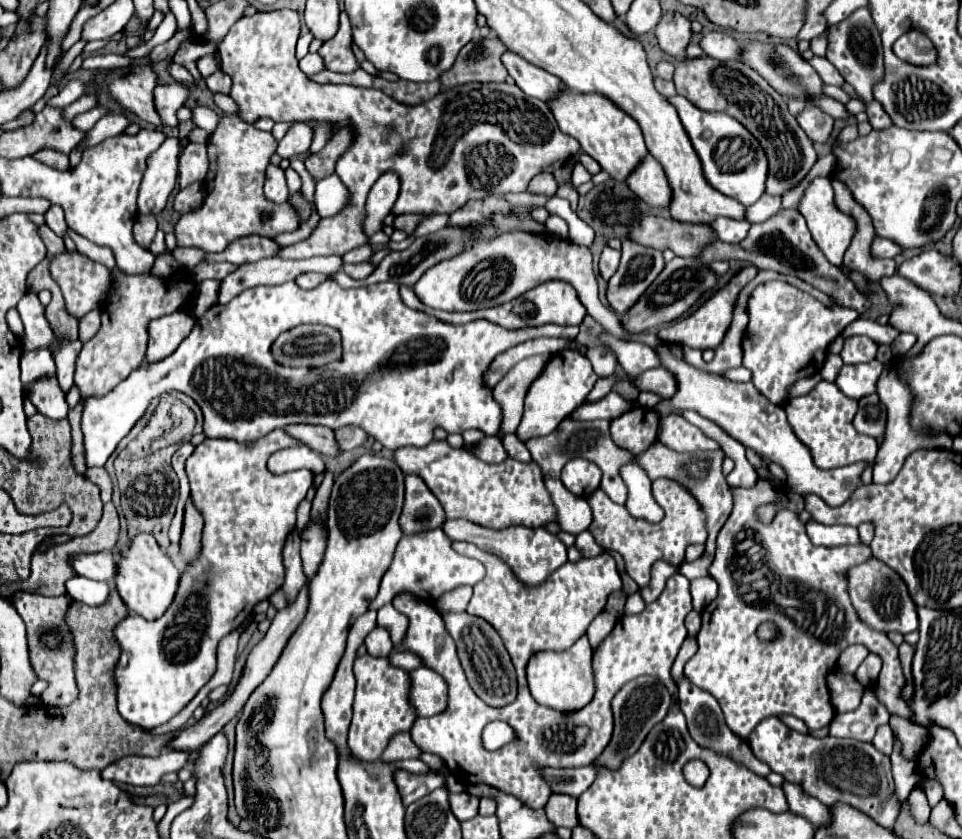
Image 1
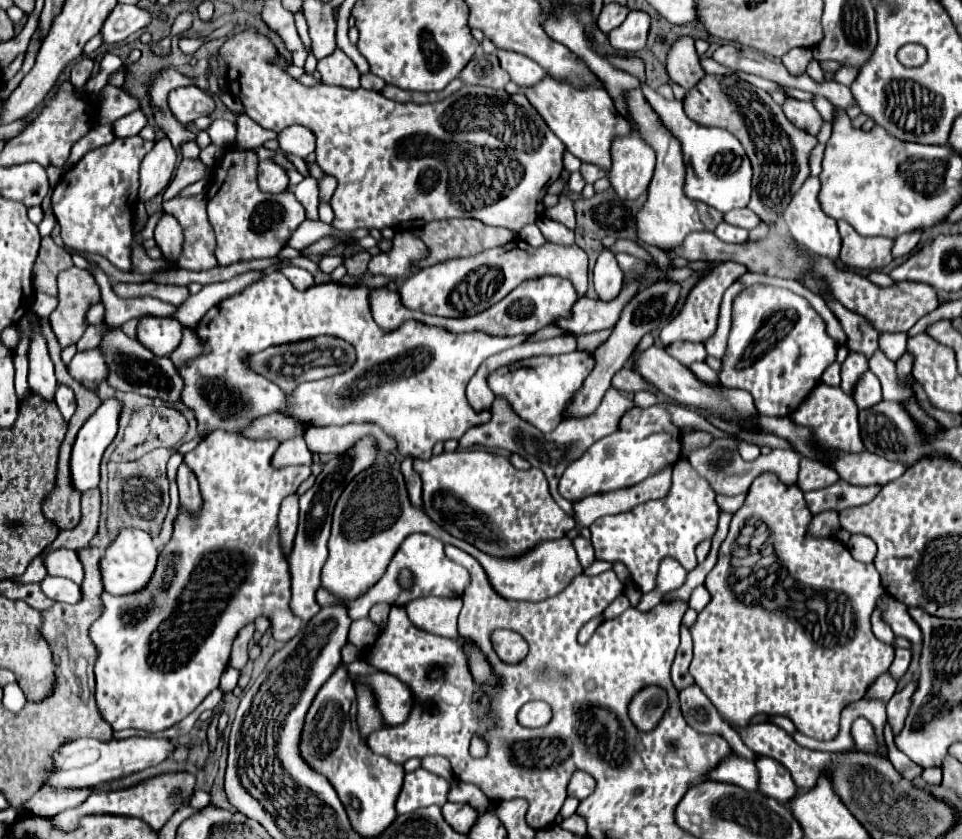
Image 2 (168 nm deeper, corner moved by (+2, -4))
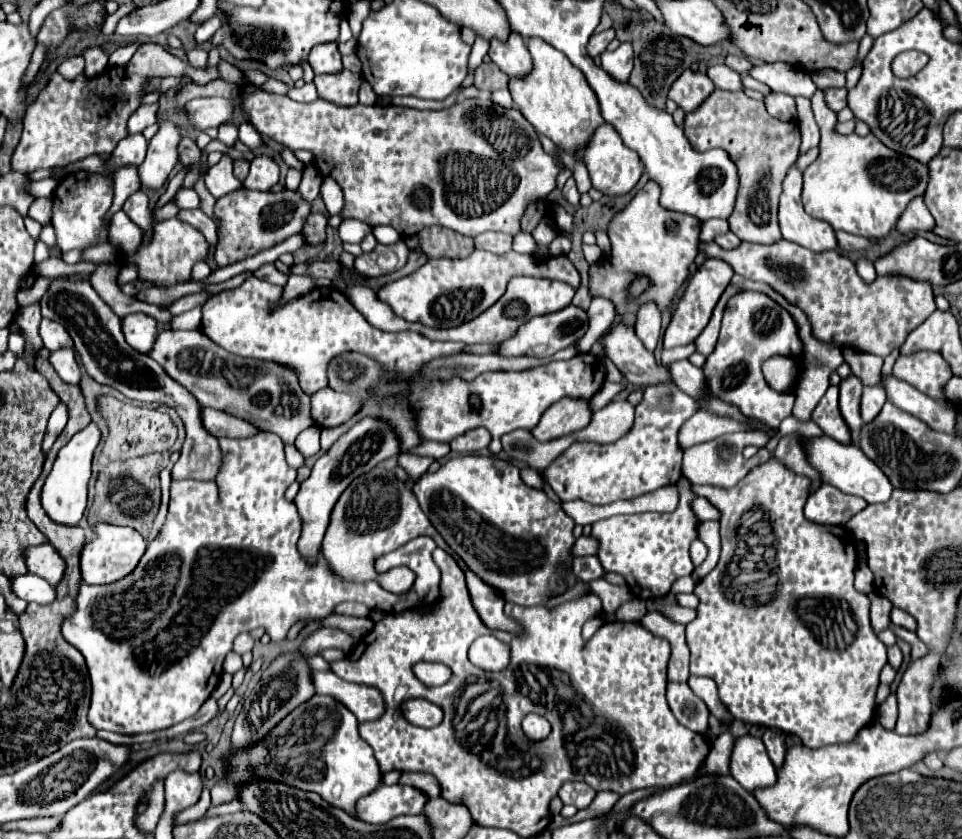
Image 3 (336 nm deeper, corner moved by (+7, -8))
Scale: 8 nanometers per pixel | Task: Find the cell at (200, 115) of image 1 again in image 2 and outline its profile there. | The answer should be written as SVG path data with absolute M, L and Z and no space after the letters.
M215 119L205 131L209 133L213 145L219 145L219 147L229 147L235 141L235 135L237 135L235 123L225 121L225 119Z

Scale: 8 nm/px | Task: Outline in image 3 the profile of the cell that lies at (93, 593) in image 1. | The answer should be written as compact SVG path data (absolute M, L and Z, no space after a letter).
M24 573L24 575L16 575L10 579L10 585L12 585L12 593L18 597L18 599L24 599L26 603L38 603L38 605L46 605L46 603L52 603L56 599L56 591L54 587L32 575L32 573Z

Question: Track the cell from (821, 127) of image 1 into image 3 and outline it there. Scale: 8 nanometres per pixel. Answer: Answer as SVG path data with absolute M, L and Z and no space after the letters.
M768 93L764 95L764 103L766 109L772 117L776 119L784 119L784 121L794 121L796 119L796 103L794 97L786 95L786 93Z

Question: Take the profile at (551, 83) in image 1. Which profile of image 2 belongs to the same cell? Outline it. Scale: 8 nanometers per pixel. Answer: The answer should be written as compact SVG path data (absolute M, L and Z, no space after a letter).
M499 49L497 57L501 67L511 75L511 81L523 89L537 85L545 77L545 71L541 71L541 67L535 61L531 61L521 53Z

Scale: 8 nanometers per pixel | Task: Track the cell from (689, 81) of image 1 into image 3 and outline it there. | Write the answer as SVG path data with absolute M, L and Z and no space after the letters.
M716 89L694 113L686 115L684 121L684 133L692 147L696 151L706 151L706 149L724 149L728 151L728 157L736 161L738 167L738 195L736 195L736 207L732 215L728 217L730 231L740 237L740 241L756 241L756 243L776 243L782 239L780 227L778 227L778 197L782 193L782 181L786 177L786 171L792 163L798 159L798 149L800 149L800 129L796 121L780 121L772 115L768 115L766 107L762 101L746 97L742 91L722 91Z

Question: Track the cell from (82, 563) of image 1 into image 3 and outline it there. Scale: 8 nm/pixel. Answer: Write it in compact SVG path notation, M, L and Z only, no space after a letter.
M48 543L32 545L24 549L24 561L30 573L46 579L52 585L58 585L64 577L64 561L56 549Z

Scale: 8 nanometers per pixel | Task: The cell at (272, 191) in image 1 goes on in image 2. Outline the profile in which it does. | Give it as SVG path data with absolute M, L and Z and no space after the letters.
M275 161L259 163L259 189L265 193L283 193L287 191L289 179L285 171Z

